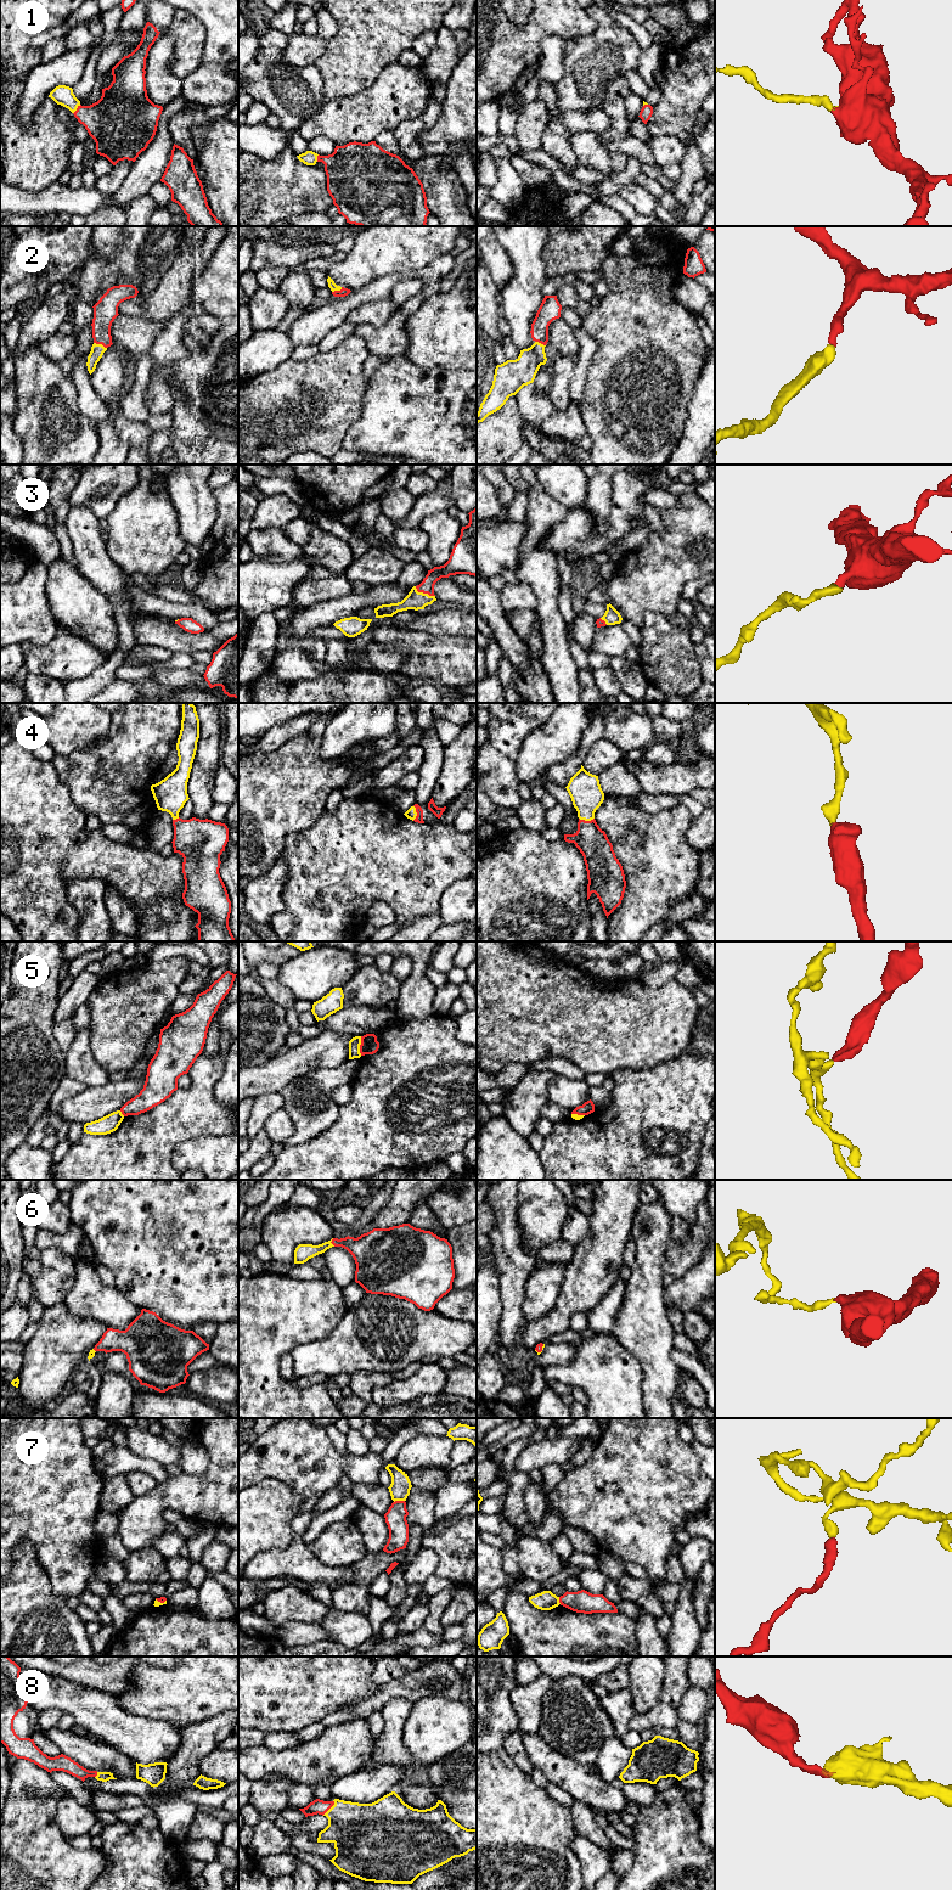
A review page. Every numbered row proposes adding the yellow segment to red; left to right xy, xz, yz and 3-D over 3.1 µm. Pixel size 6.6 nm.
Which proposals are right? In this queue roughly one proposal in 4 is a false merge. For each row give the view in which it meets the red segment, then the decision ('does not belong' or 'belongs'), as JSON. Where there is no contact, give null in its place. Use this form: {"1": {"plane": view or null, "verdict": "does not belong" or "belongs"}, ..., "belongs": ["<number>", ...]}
{"1": {"plane": "xy", "verdict": "belongs"}, "2": {"plane": "xy", "verdict": "belongs"}, "3": {"plane": "xz", "verdict": "belongs"}, "4": {"plane": "yz", "verdict": "belongs"}, "5": {"plane": "xz", "verdict": "does not belong"}, "6": {"plane": "xz", "verdict": "belongs"}, "7": {"plane": "xz", "verdict": "does not belong"}, "8": {"plane": "xz", "verdict": "belongs"}, "belongs": ["1", "2", "3", "4", "6", "8"]}

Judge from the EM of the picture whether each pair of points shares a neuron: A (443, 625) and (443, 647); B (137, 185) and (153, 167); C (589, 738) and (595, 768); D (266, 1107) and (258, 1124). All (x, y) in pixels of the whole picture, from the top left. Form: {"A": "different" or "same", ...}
{"A": "different", "B": "same", "C": "different", "D": "same"}

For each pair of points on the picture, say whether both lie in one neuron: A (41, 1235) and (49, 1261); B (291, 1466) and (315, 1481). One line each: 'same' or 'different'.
A: different
B: same

